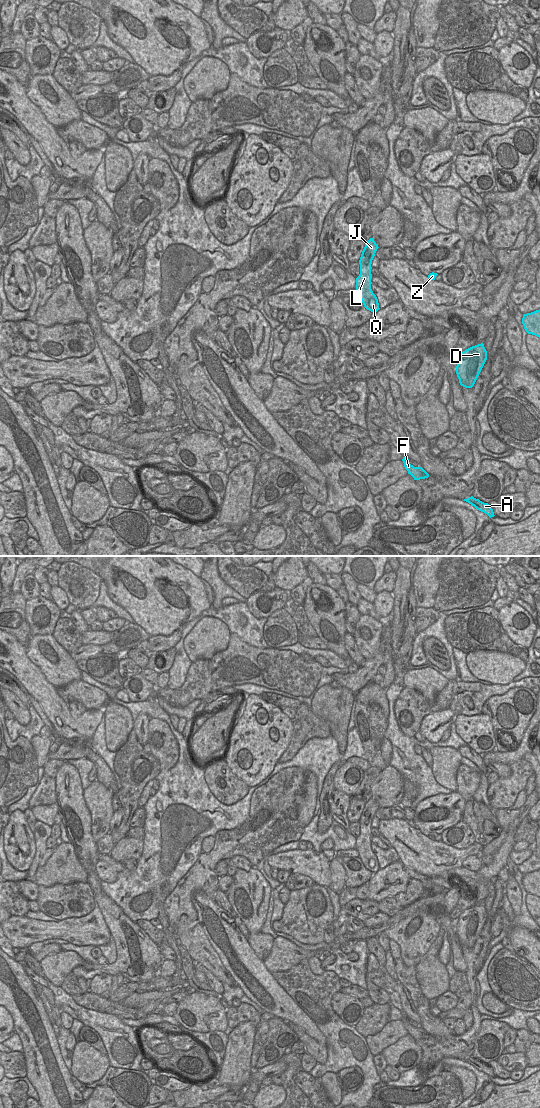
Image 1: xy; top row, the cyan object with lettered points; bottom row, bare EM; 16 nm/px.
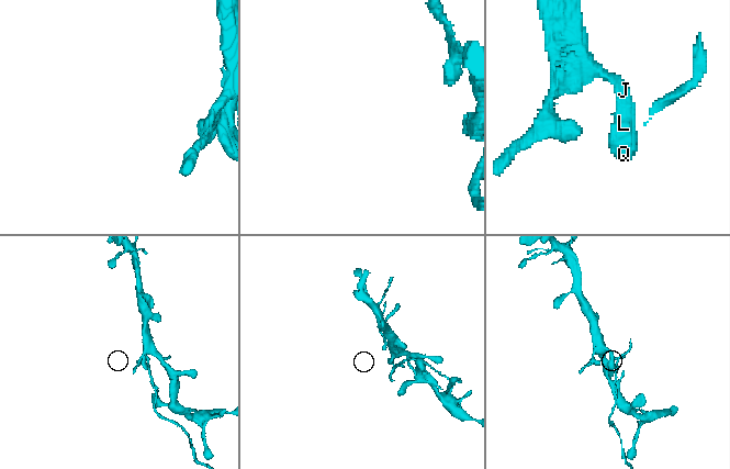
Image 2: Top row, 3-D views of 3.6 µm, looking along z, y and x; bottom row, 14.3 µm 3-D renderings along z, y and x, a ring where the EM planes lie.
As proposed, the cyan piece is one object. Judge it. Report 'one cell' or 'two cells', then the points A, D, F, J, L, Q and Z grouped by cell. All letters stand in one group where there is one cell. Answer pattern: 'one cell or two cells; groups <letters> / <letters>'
two cells; groups A F Q / D J L Z

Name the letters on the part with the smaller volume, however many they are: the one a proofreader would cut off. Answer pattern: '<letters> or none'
A, F, Q.

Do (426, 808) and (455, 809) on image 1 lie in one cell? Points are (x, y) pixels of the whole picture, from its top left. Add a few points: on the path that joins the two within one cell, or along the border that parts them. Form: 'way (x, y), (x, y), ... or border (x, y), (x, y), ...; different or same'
way (433, 802), (438, 806), (446, 806), (448, 808); same

